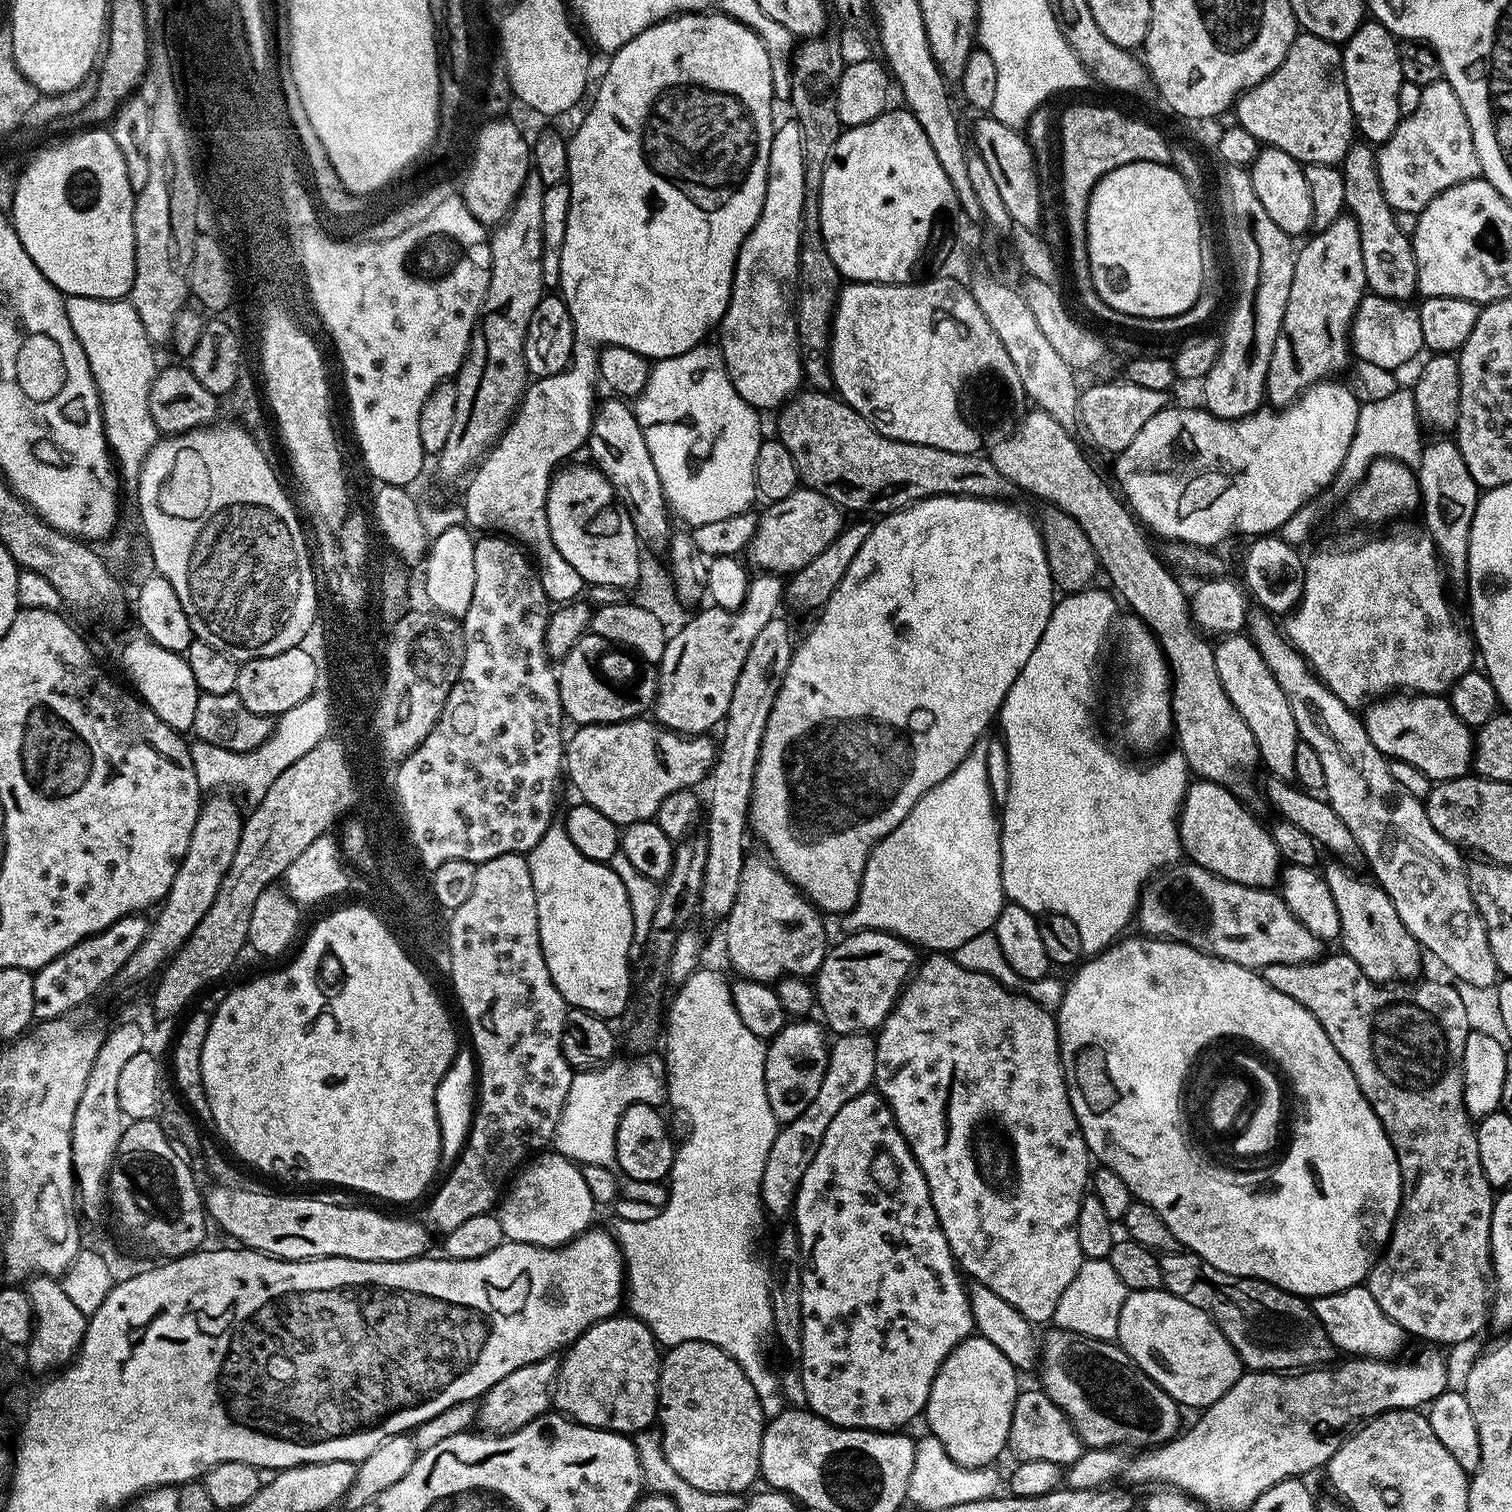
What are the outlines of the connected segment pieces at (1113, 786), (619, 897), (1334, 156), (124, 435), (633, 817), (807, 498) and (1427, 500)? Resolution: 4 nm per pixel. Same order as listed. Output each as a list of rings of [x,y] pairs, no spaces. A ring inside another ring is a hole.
[[[1089,586],[1083,592],[1061,595],[1053,603],[1050,622],[1046,622],[1046,630],[1042,630],[1042,638],[1038,638],[1038,646],[1034,646],[1034,654],[1030,654],[1026,666],[1022,666],[1022,674],[1018,674],[1018,678],[1014,678],[1014,686],[1010,686],[998,717],[998,728],[1000,724],[1001,730],[1004,731],[1001,732],[1002,739],[1006,742],[1006,752],[1010,758],[1010,794],[1002,812],[1000,829],[1004,895],[1011,903],[1037,914],[1050,912],[1066,914],[1066,918],[1070,918],[1070,922],[1074,922],[1074,926],[1078,926],[1078,934],[1082,934],[1084,939],[1084,956],[1088,958],[1097,956],[1099,952],[1106,951],[1111,944],[1116,943],[1118,937],[1123,933],[1120,931],[1128,923],[1133,923],[1144,885],[1161,870],[1175,865],[1181,859],[1182,849],[1178,821],[1180,808],[1184,804],[1184,795],[1190,783],[1188,763],[1178,750],[1165,751],[1160,754],[1165,754],[1165,756],[1160,756],[1157,760],[1150,761],[1149,764],[1131,764],[1130,761],[1123,760],[1104,741],[1104,736],[1100,733],[1099,726],[1096,725],[1096,703],[1100,700],[1100,655],[1104,652],[1108,631],[1111,630],[1112,623],[1116,620],[1116,604],[1118,605],[1117,597],[1107,587],[1105,587],[1106,589],[1096,587]]]
[[[554,822],[542,834],[542,838],[526,859],[530,866],[530,878],[534,882],[534,898],[538,906],[538,934],[550,978],[562,994],[564,1003],[584,1012],[605,1018],[619,1017],[628,1005],[634,988],[634,976],[628,972],[628,955],[632,952],[634,925],[632,911],[622,878],[607,863],[586,858],[578,851],[578,846],[570,842],[563,823]]]
[[[1301,31],[1294,38],[1286,58],[1262,82],[1243,92],[1234,105],[1235,123],[1245,128],[1261,145],[1286,150],[1302,166],[1309,164],[1339,165],[1354,143],[1354,121],[1350,94],[1344,77],[1344,53],[1326,38]]]
[[[70,296],[64,305],[66,318],[70,318],[70,326],[86,354],[86,362],[90,362],[90,374],[100,395],[108,450],[119,475],[125,481],[135,482],[140,479],[140,468],[158,439],[154,418],[150,418],[150,386],[158,371],[157,349],[146,334],[146,326],[142,326],[142,318],[138,318],[131,299]]]
[[[644,719],[623,720],[617,724],[585,724],[577,727],[576,733],[569,735],[566,740],[566,776],[572,779],[573,786],[580,791],[579,799],[594,806],[594,810],[602,810],[602,814],[606,814],[606,818],[618,826],[653,819],[664,798],[683,788],[695,789],[696,784],[703,785],[716,763],[718,748],[713,741],[712,744],[708,741],[707,735],[681,736],[679,732],[669,731],[663,733],[663,760],[660,757],[662,729],[651,719]]]
[[[797,487],[786,498],[773,500],[768,509],[759,513],[756,533],[746,549],[752,559],[751,567],[764,574],[795,574],[818,558],[830,542],[840,537],[846,527],[845,513],[830,498],[818,494],[813,488]]]
[[[1430,439],[1423,445],[1418,467],[1420,499],[1427,535],[1436,544],[1436,551],[1442,561],[1447,583],[1453,593],[1465,591],[1468,582],[1468,551],[1470,550],[1470,526],[1474,522],[1474,510],[1480,501],[1482,490],[1470,478],[1466,458],[1462,458],[1455,439]]]

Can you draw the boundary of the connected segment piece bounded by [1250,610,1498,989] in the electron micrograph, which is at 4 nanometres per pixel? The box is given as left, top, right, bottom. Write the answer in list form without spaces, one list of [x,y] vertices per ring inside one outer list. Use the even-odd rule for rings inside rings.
[[[1263,610],[1253,611],[1250,616],[1250,639],[1254,646],[1258,646],[1258,654],[1266,658],[1270,674],[1278,678],[1278,686],[1282,686],[1282,694],[1286,694],[1290,710],[1294,710],[1294,722],[1300,731],[1301,741],[1314,746],[1322,767],[1326,770],[1324,792],[1328,804],[1334,806],[1338,818],[1342,818],[1342,822],[1350,826],[1350,834],[1354,834],[1358,842],[1361,857],[1365,861],[1368,859],[1368,864],[1372,867],[1371,875],[1380,889],[1388,895],[1390,902],[1394,902],[1394,910],[1398,910],[1402,926],[1410,930],[1421,949],[1427,955],[1429,952],[1430,955],[1437,956],[1457,976],[1455,979],[1461,985],[1491,989],[1498,980],[1496,963],[1494,954],[1490,954],[1490,938],[1486,938],[1482,914],[1478,914],[1478,906],[1474,906],[1474,898],[1470,898],[1468,869],[1466,860],[1460,857],[1461,849],[1451,844],[1442,834],[1438,834],[1434,826],[1430,826],[1430,818],[1421,797],[1412,796],[1406,790],[1397,788],[1388,769],[1388,760],[1376,749],[1374,742],[1370,742],[1370,734],[1364,729],[1363,719],[1320,681],[1304,655],[1293,648],[1287,635],[1281,629],[1279,632],[1272,620],[1275,619]]]

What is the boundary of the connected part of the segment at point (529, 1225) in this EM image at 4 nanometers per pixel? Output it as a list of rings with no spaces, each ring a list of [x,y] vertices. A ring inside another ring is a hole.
[[[555,1150],[529,1159],[515,1173],[498,1204],[505,1241],[533,1244],[539,1248],[559,1248],[561,1244],[568,1244],[574,1237],[587,1232],[593,1223],[592,1211],[594,1205],[590,1186],[586,1186],[581,1165]]]

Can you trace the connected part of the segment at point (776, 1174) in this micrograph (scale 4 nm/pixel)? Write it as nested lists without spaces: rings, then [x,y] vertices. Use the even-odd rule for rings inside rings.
[[[855,1032],[845,1036],[836,1036],[828,1049],[828,1065],[822,1078],[822,1086],[818,1086],[818,1094],[814,1102],[806,1106],[806,1110],[793,1124],[785,1124],[779,1129],[777,1137],[770,1146],[770,1154],[766,1156],[766,1166],[762,1170],[762,1190],[760,1199],[769,1217],[784,1216],[796,1206],[796,1195],[802,1186],[802,1178],[806,1170],[810,1170],[810,1162],[814,1162],[814,1154],[822,1146],[822,1138],[826,1134],[826,1126],[834,1122],[834,1114],[846,1106],[863,1092],[869,1091],[876,1082],[876,1036],[866,1032]]]

